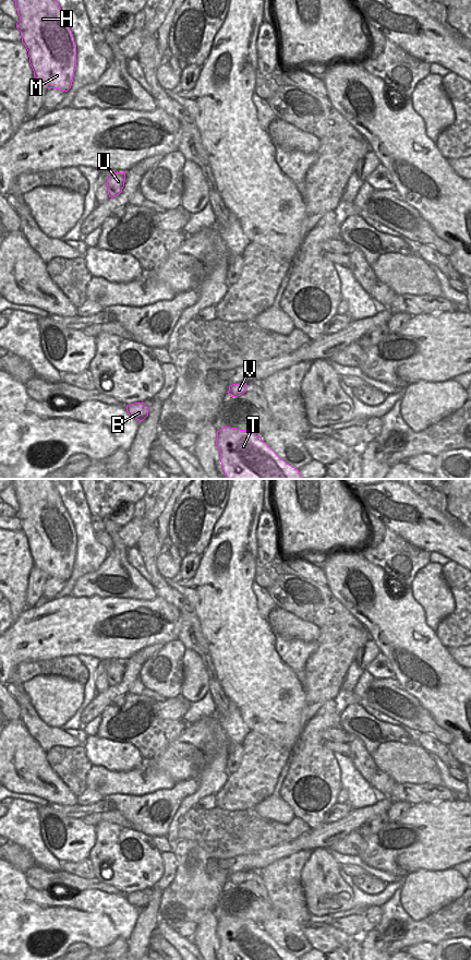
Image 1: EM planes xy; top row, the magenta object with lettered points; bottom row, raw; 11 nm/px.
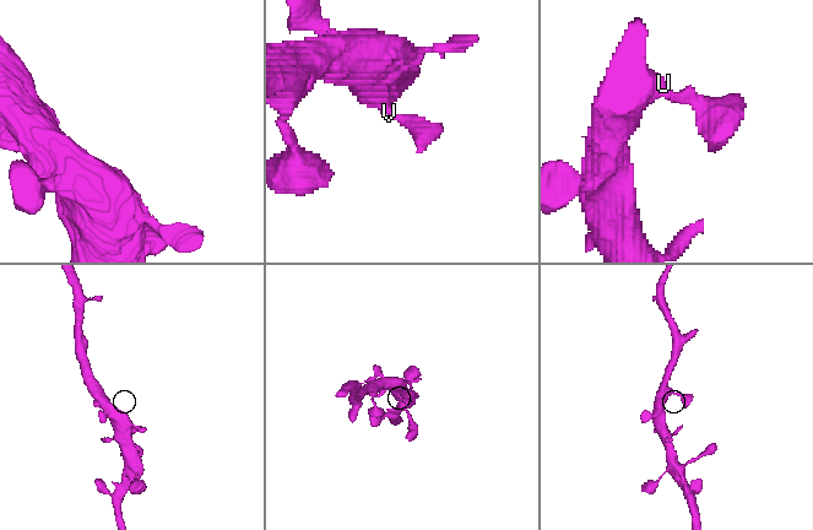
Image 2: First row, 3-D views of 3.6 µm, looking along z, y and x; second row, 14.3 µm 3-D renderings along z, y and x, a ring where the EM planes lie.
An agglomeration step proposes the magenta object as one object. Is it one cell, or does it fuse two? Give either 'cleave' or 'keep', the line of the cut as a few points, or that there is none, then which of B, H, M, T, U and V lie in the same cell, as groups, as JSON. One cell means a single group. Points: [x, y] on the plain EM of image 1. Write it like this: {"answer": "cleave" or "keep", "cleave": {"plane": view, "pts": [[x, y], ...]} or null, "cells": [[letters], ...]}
{"answer": "keep", "cleave": null, "cells": [["B", "H", "M", "T", "U", "V"]]}

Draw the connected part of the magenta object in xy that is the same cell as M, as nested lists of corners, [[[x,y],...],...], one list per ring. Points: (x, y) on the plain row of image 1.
[[[12,479],[12,485],[20,505],[16,517],[28,540],[34,566],[48,577],[68,580],[76,557],[76,533],[56,485],[51,479]]]

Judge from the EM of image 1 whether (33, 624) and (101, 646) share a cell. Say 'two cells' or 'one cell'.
one cell

